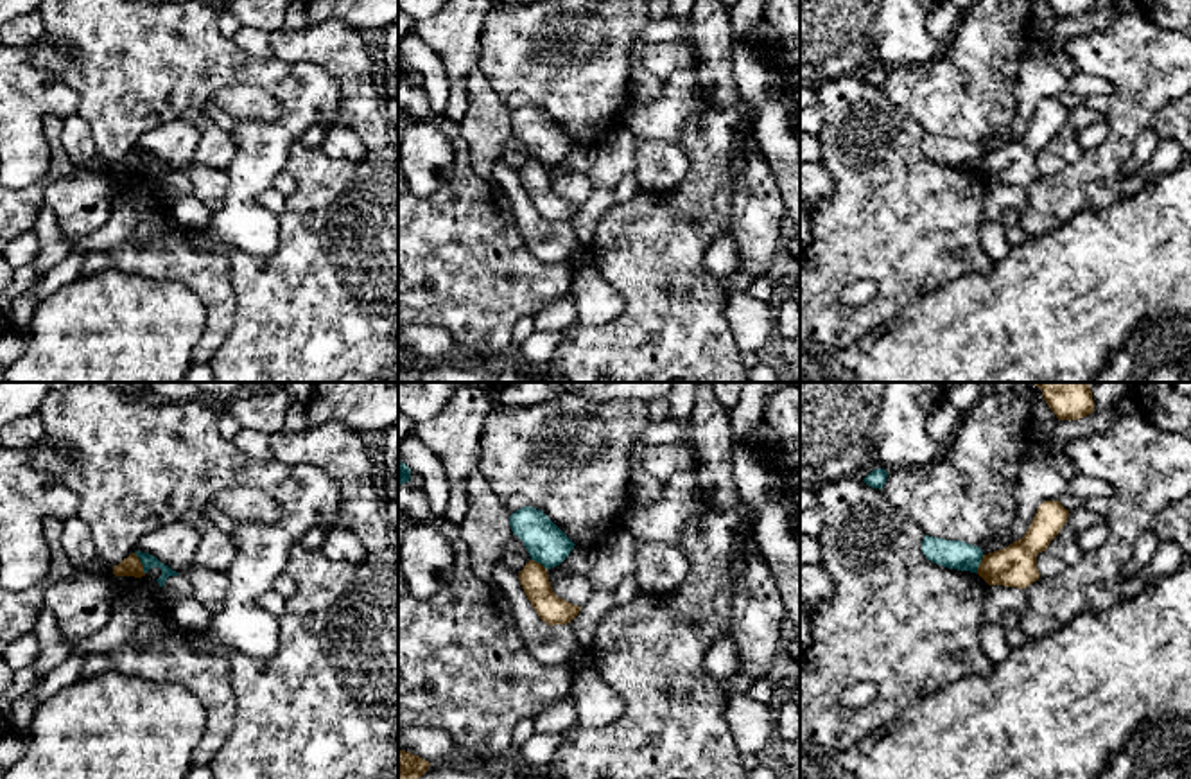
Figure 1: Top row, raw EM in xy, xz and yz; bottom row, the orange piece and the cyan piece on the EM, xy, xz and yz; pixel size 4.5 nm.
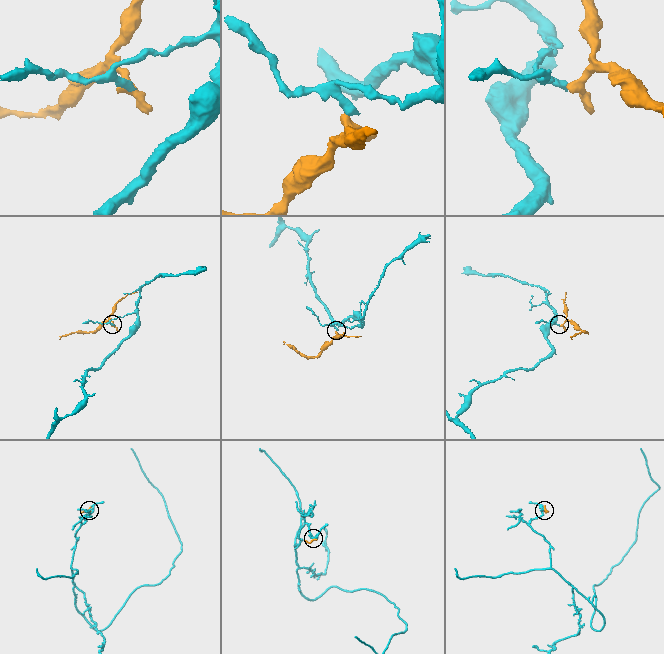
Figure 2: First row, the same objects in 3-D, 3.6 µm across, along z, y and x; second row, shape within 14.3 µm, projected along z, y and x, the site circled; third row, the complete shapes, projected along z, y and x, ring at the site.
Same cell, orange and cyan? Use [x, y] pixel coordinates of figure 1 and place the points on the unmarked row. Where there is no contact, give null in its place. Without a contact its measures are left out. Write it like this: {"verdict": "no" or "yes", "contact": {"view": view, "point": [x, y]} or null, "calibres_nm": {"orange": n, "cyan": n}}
{"verdict": "no", "contact": {"view": "xy", "point": [140, 160]}, "calibres_nm": {"orange": 90, "cyan": 70}}

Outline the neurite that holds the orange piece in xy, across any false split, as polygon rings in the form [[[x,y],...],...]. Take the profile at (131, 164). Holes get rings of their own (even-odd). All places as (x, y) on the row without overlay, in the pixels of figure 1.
[[[136,151],[129,153],[118,163],[115,163],[113,172],[115,174],[135,174],[135,176],[145,174],[143,163],[140,156],[136,154]]]

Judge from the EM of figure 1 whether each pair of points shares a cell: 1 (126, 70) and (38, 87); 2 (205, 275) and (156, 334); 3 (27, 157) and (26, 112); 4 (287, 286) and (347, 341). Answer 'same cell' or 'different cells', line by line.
1: different cells
2: different cells
3: same cell
4: same cell

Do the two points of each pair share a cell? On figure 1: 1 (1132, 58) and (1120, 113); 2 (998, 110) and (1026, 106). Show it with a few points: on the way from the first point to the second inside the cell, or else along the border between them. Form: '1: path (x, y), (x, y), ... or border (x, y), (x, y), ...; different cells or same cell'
1: path (1132, 72), (1132, 99); same cell
2: border (1021, 67), (1017, 117), (1010, 130); different cells

